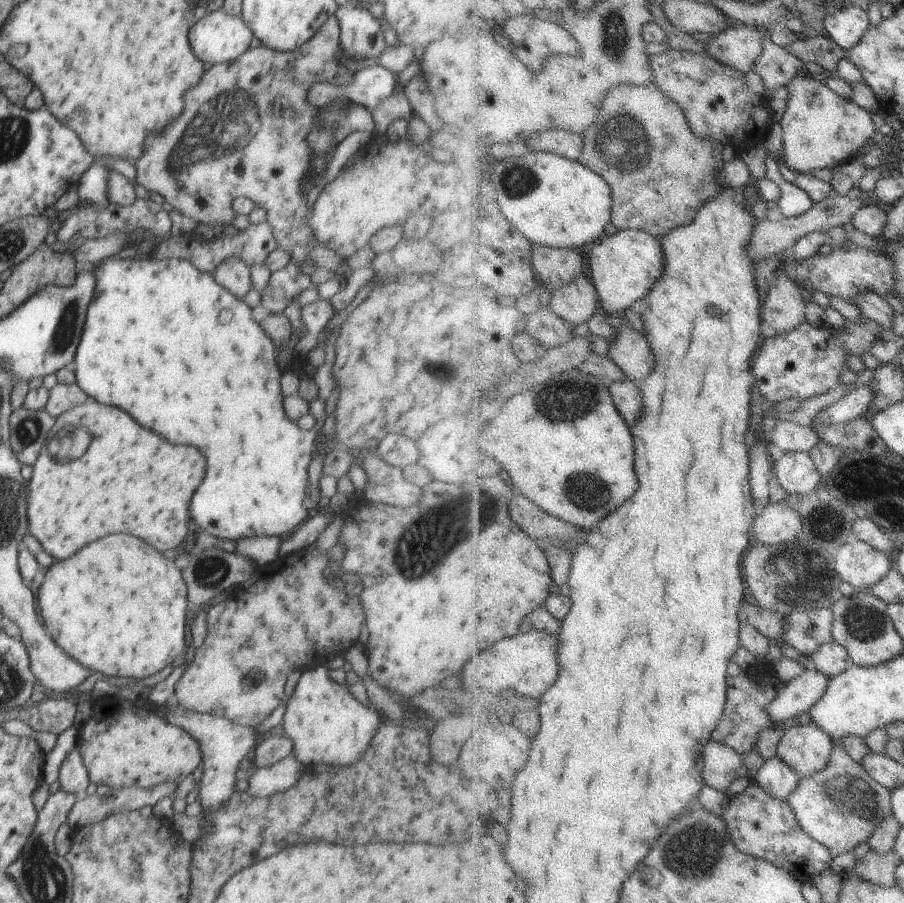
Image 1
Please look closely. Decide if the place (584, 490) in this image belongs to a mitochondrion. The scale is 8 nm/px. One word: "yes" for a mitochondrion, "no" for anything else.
yes

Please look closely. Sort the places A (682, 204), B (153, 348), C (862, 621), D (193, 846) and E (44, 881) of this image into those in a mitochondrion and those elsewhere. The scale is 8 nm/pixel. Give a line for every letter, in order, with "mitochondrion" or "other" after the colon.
A: other
B: other
C: mitochondrion
D: other
E: mitochondrion

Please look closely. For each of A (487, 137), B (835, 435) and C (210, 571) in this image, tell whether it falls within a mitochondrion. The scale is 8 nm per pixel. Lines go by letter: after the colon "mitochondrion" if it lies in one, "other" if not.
A: other
B: other
C: mitochondrion

